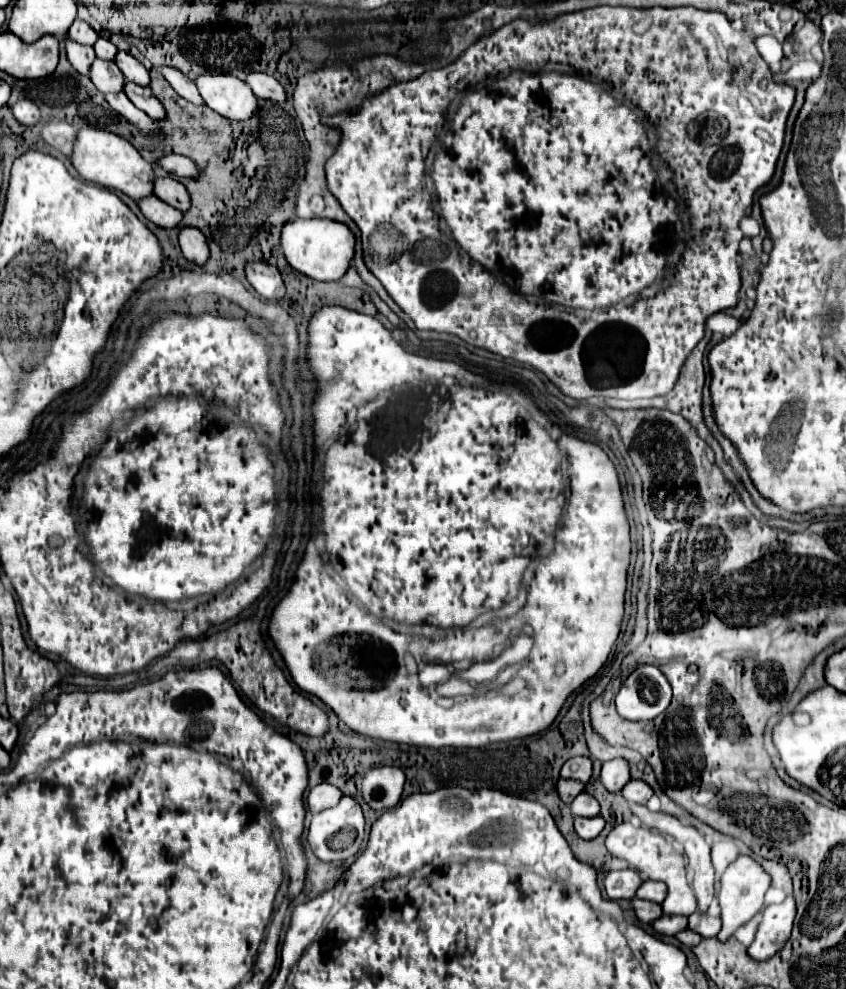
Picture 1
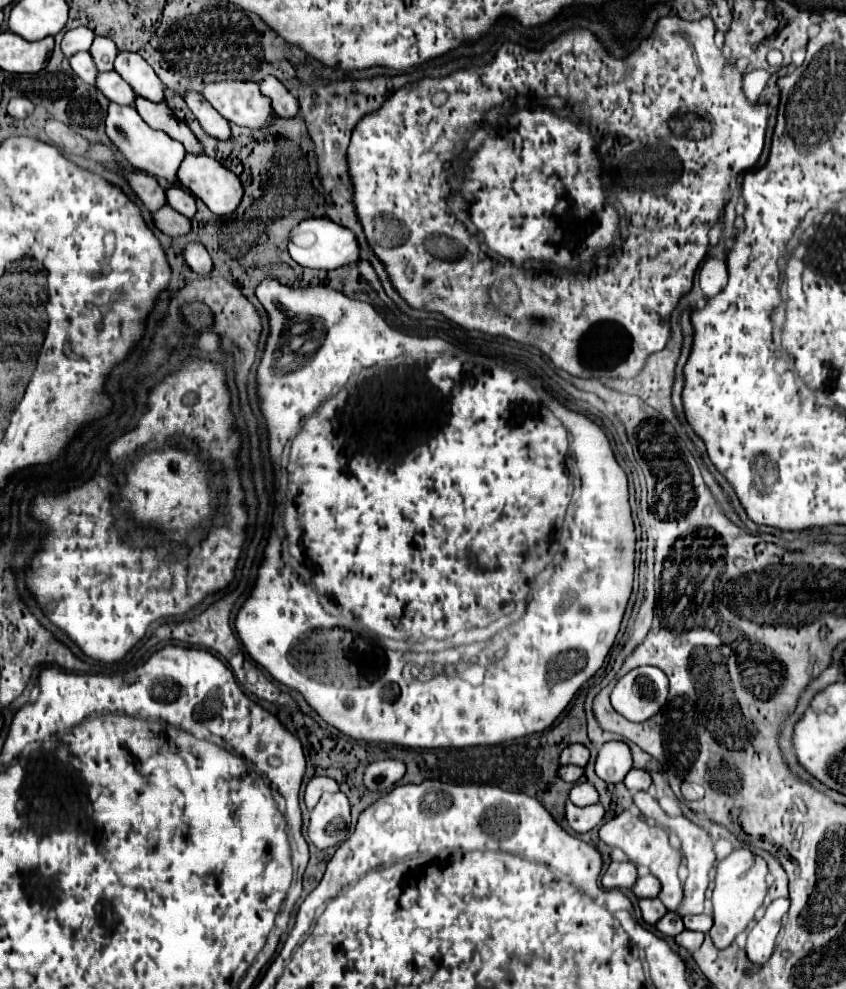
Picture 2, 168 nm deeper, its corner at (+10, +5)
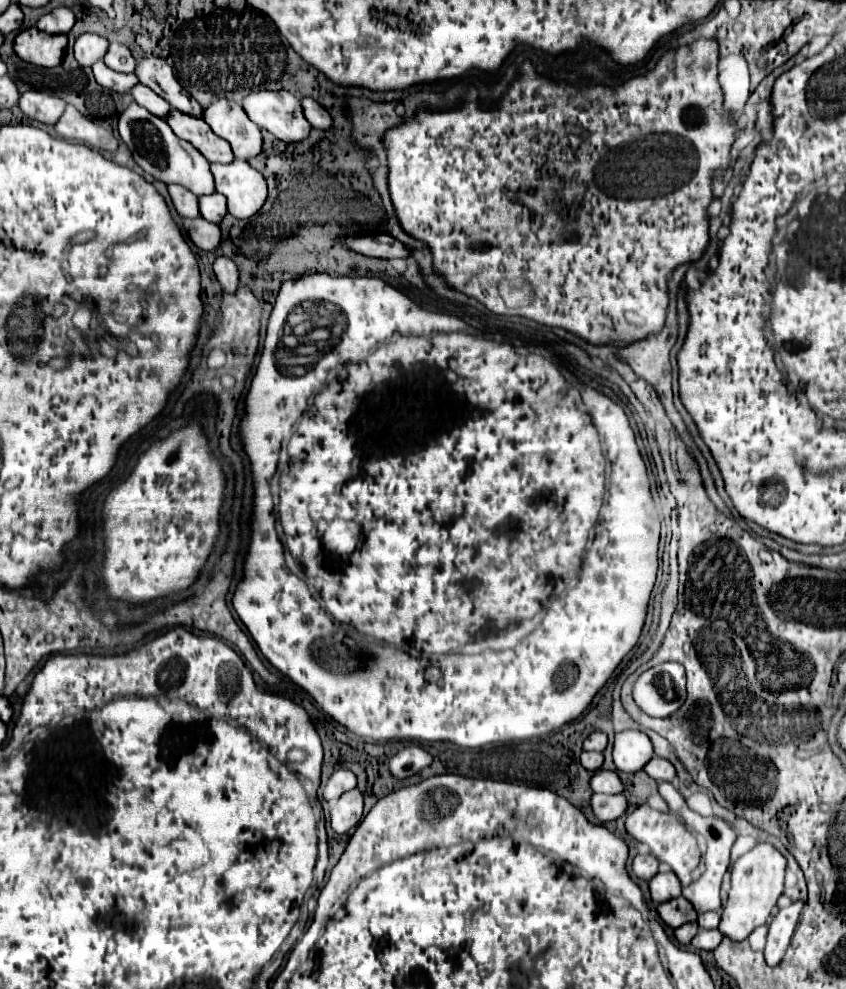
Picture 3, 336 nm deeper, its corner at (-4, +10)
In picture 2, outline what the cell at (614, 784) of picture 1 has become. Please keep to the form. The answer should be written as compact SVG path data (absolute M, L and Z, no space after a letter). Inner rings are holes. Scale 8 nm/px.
M604 743L596 757L596 775L606 783L620 783L632 769L632 755L626 743Z

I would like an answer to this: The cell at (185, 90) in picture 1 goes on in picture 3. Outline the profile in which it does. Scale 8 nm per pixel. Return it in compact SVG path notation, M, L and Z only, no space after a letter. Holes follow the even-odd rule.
M218 100L204 110L204 120L214 134L228 140L236 158L250 160L262 152L260 128L248 118L240 104Z

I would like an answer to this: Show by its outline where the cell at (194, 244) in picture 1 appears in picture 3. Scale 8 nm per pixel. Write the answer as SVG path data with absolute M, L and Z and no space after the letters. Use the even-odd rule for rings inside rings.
M224 256L216 258L216 262L214 262L214 274L216 274L218 282L222 284L222 288L226 292L232 292L240 284L240 280L238 280L238 268L236 268L236 264L230 258L224 258Z

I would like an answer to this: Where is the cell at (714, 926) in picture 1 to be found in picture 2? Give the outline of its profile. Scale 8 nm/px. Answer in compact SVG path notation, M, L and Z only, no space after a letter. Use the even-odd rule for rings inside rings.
M684 915L684 927L690 931L700 931L700 933L708 933L712 927L712 917L710 915Z

